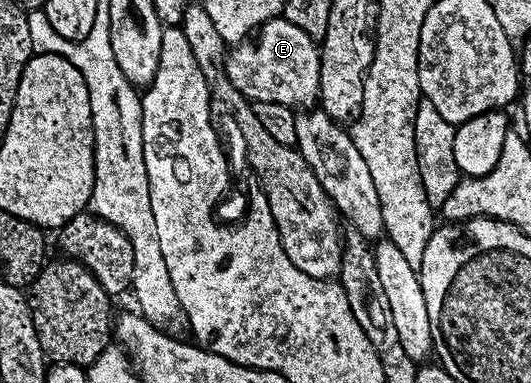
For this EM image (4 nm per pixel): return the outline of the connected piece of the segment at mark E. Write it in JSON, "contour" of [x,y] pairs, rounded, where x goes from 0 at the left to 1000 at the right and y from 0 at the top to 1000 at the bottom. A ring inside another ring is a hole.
{"contour":[[[531,44],[503,52],[486,73],[478,102],[480,123],[473,107],[460,107],[441,115],[426,136],[422,185],[439,222],[475,272],[518,264],[522,274],[550,285],[584,282],[601,256],[603,115],[586,102],[574,76],[559,76],[559,65]],[[510,206],[525,217],[525,248],[510,240]]]}

